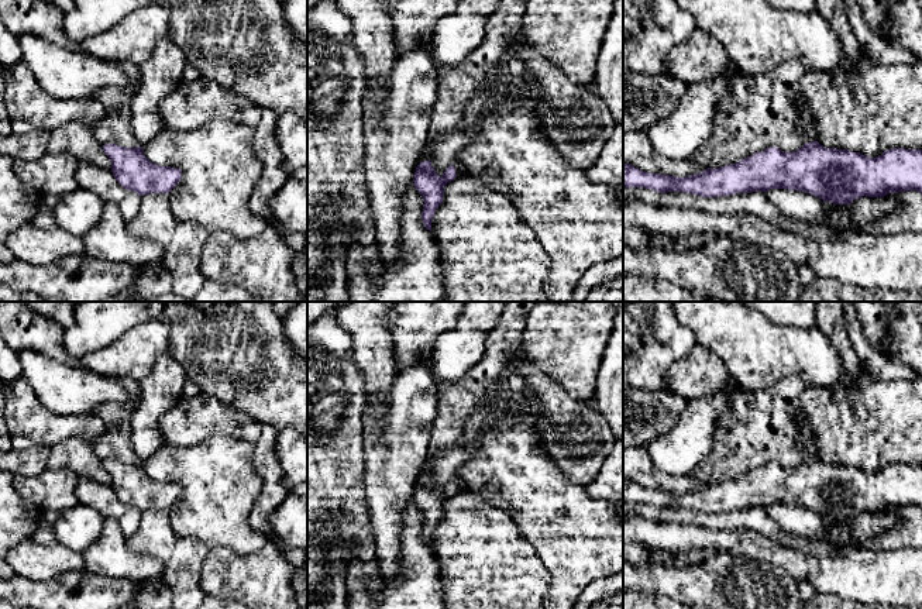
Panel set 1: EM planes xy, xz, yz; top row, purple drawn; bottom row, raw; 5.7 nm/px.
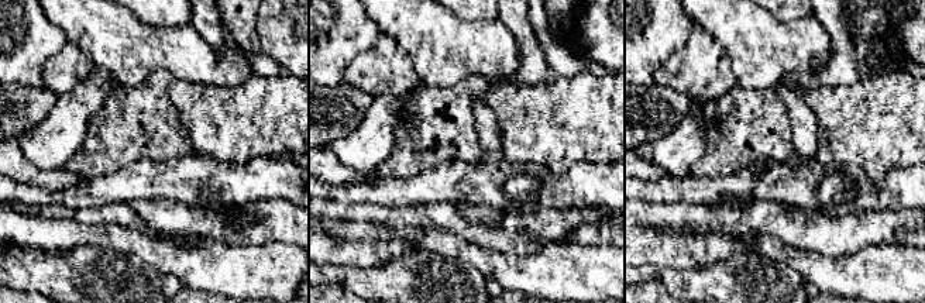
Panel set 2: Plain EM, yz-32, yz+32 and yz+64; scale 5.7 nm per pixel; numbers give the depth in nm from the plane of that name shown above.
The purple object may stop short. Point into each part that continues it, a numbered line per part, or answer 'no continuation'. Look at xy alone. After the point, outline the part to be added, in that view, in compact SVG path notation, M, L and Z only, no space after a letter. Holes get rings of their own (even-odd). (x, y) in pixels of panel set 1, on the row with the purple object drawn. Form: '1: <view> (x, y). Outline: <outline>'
no continuation

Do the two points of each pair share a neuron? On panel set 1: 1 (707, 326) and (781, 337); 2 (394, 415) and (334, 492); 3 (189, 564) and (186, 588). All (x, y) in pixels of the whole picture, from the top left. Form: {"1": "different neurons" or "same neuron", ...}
{"1": "same neuron", "2": "different neurons", "3": "same neuron"}

